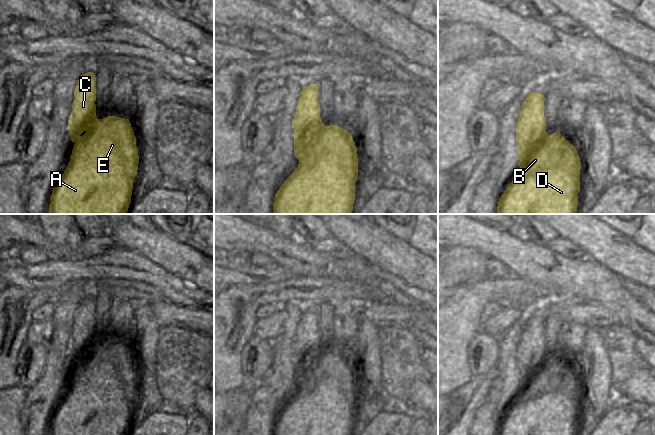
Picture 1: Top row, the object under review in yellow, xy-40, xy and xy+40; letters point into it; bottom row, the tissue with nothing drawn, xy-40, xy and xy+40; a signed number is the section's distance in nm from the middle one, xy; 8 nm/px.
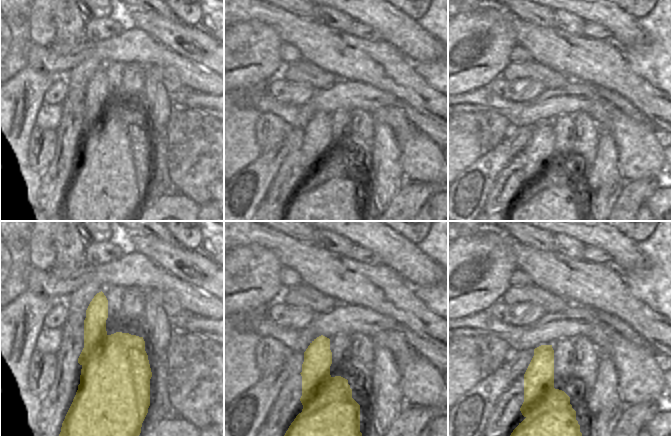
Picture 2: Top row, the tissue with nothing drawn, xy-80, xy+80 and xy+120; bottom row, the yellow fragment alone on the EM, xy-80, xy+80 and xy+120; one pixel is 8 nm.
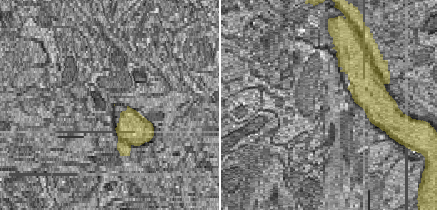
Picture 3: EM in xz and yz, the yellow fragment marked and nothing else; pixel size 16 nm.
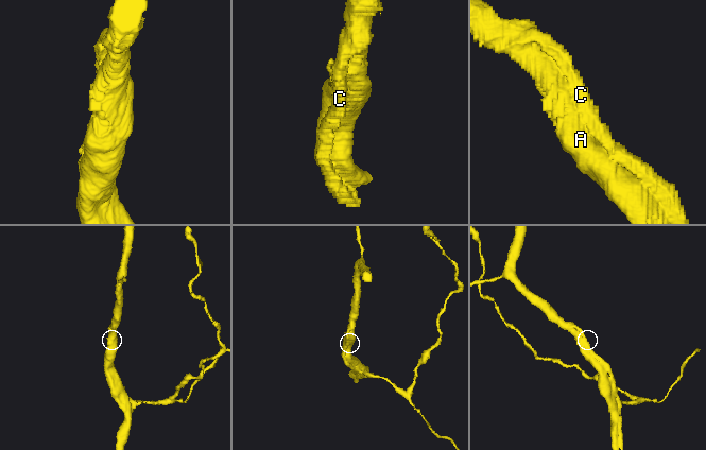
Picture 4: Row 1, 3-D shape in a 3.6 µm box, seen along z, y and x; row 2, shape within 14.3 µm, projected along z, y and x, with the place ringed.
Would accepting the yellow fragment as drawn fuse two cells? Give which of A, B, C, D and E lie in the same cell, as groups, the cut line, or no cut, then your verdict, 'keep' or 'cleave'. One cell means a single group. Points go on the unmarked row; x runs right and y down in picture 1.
A B C D E | no cut | keep

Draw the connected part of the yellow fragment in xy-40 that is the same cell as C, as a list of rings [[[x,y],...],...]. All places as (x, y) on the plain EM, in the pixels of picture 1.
[[[87,296],[80,300],[74,315],[67,351],[70,363],[75,368],[67,392],[52,414],[49,435],[128,435],[139,388],[136,362],[129,343],[115,340],[98,343],[95,325],[96,301],[93,296]]]

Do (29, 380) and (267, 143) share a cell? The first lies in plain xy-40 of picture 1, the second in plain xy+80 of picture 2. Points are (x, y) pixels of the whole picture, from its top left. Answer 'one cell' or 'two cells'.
one cell

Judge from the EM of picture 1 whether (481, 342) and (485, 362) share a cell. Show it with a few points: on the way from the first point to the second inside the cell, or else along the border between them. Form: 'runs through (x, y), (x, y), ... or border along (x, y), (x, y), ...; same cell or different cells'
runs through (483, 347), (483, 357); same cell

